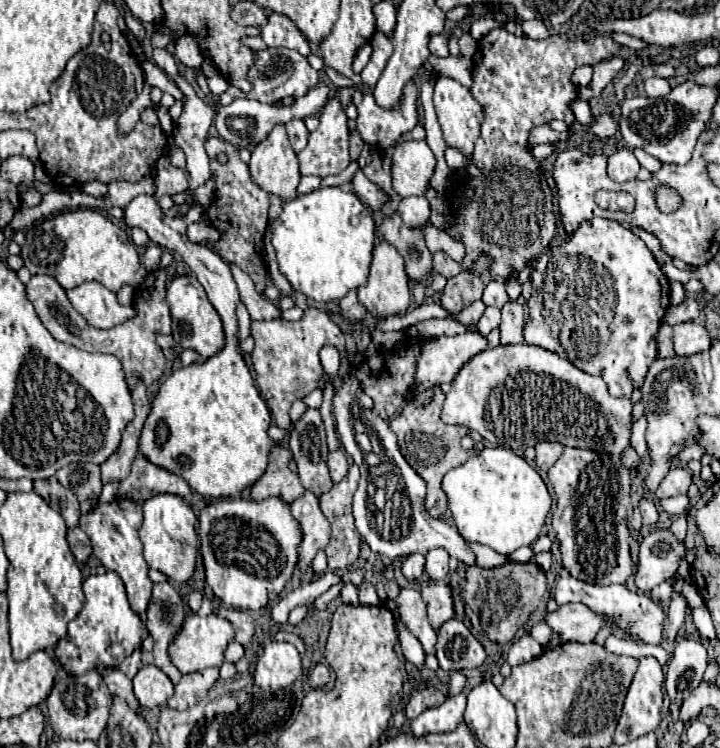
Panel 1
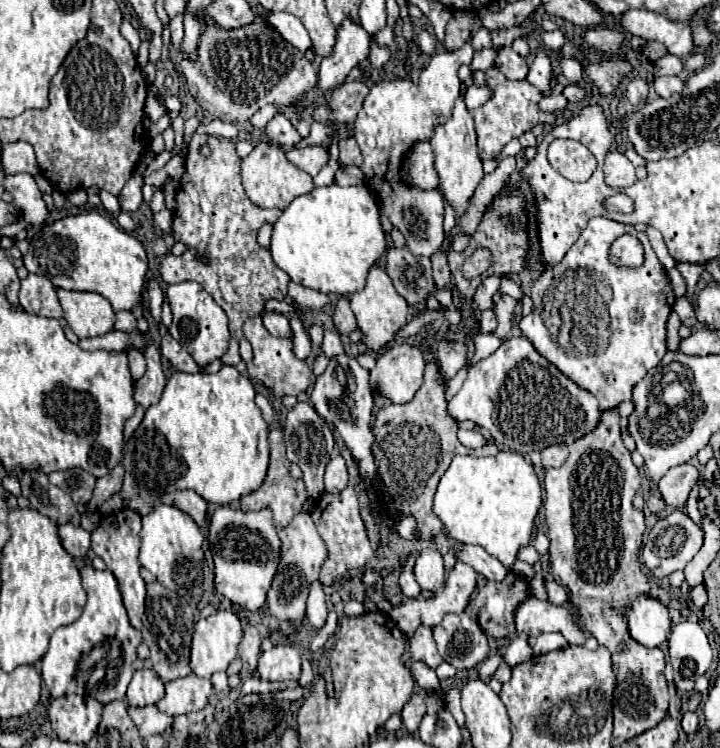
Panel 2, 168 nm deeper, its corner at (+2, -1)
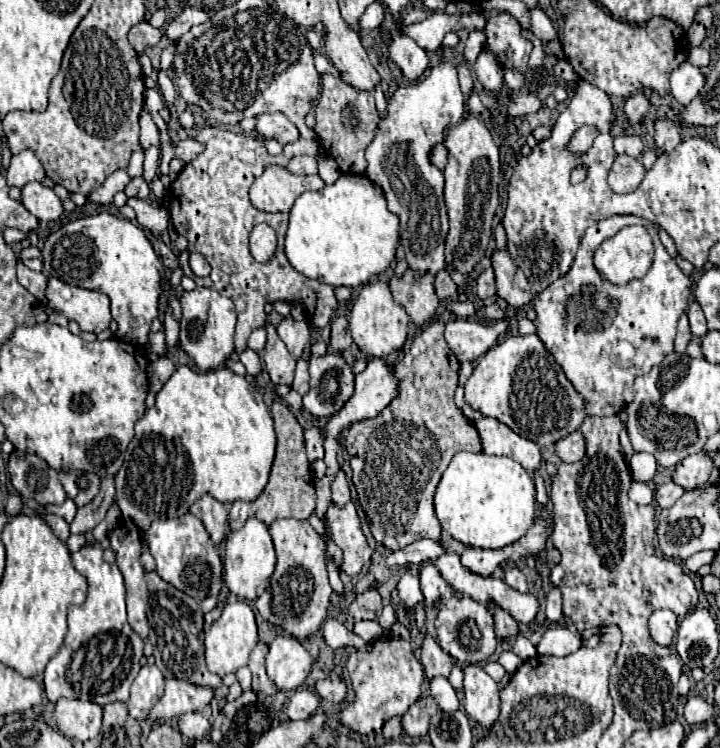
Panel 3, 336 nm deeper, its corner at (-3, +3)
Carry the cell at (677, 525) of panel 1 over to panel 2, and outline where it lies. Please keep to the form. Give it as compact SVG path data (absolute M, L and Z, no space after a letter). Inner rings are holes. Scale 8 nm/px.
M681 464L671 468L661 480L659 480L659 492L665 500L667 506L671 506L673 510L682 510L685 508L687 496L691 494L693 486L699 480L699 472L695 466L691 464Z

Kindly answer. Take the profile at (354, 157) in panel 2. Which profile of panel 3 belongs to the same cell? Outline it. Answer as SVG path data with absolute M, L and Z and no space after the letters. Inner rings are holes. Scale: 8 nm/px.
M322 74L322 92L316 106L316 138L332 156L344 174L364 174L366 172L366 158L364 150L374 140L374 132L378 128L378 112L374 106L374 92L360 92L350 84L342 82L338 76Z

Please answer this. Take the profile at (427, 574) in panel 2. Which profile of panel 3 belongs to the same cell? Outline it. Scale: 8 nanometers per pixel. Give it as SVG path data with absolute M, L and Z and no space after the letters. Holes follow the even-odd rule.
M426 562L420 568L420 588L426 604L434 604L448 594L448 586L432 562Z

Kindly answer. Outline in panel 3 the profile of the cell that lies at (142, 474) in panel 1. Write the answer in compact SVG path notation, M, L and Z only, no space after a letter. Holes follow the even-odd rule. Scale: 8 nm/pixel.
M206 494L190 508L190 512L202 520L202 524L206 526L214 544L220 546L226 536L226 530L228 530L228 508L222 502L214 500L212 496Z

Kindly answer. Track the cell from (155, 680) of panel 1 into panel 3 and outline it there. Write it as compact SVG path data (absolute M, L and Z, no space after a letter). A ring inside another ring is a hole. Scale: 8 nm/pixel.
M142 666L138 672L132 688L130 688L130 700L126 702L128 712L138 722L148 718L150 708L162 698L164 692L164 676L156 666Z

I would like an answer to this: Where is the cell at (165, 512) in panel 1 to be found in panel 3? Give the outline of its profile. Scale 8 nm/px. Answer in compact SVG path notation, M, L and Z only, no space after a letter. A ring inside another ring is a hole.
M184 514L180 518L168 520L154 520L154 524L146 532L146 542L150 546L150 554L156 560L156 574L172 584L174 588L186 592L196 600L204 600L210 594L212 586L212 564L216 558L216 548L210 542L210 536L194 514Z

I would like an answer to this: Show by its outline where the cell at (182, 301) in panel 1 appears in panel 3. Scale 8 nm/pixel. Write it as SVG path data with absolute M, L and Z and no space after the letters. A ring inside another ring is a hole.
M196 288L184 292L182 300L182 320L180 320L180 340L178 346L196 364L198 370L216 370L224 366L228 356L234 352L234 326L236 310L232 300L224 298L212 288Z

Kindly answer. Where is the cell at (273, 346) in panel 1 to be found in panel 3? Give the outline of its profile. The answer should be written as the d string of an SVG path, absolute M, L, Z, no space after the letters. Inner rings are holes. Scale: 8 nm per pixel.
M272 324L264 326L268 332L268 342L264 348L264 364L266 364L266 372L270 376L270 380L274 384L286 384L292 386L294 380L294 368L296 362L294 358L288 354L284 342L278 338L276 328Z

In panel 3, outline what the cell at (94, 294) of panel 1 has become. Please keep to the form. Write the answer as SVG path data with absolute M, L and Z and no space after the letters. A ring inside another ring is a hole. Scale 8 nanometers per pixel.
M58 278L48 280L46 300L56 314L66 316L68 320L76 320L82 332L100 334L108 330L112 320L110 300L106 294L70 286Z

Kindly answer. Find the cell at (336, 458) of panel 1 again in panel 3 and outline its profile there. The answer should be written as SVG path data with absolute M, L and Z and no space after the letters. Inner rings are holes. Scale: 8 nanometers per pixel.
M340 470L332 482L332 504L336 506L346 506L350 502L350 488L346 482L346 474L344 470Z

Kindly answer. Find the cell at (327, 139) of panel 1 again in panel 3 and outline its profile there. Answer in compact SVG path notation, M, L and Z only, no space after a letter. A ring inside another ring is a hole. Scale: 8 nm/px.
M294 156L286 170L292 172L292 174L298 174L298 176L308 176L308 174L316 174L316 158L312 156Z

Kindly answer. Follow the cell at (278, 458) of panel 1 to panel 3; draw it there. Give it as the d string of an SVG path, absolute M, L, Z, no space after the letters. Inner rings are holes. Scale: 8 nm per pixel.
M278 400L272 402L270 412L272 412L274 428L276 428L276 436L278 436L278 448L276 448L276 458L272 464L270 480L258 500L254 500L254 502L238 500L232 504L230 514L228 514L232 530L240 530L250 516L258 518L266 526L270 526L274 520L280 520L280 518L306 520L306 518L310 518L310 514L314 512L314 506L316 506L316 492L312 486L310 462L308 462L306 450L304 450L304 428L300 426L294 412L284 402L278 402Z

